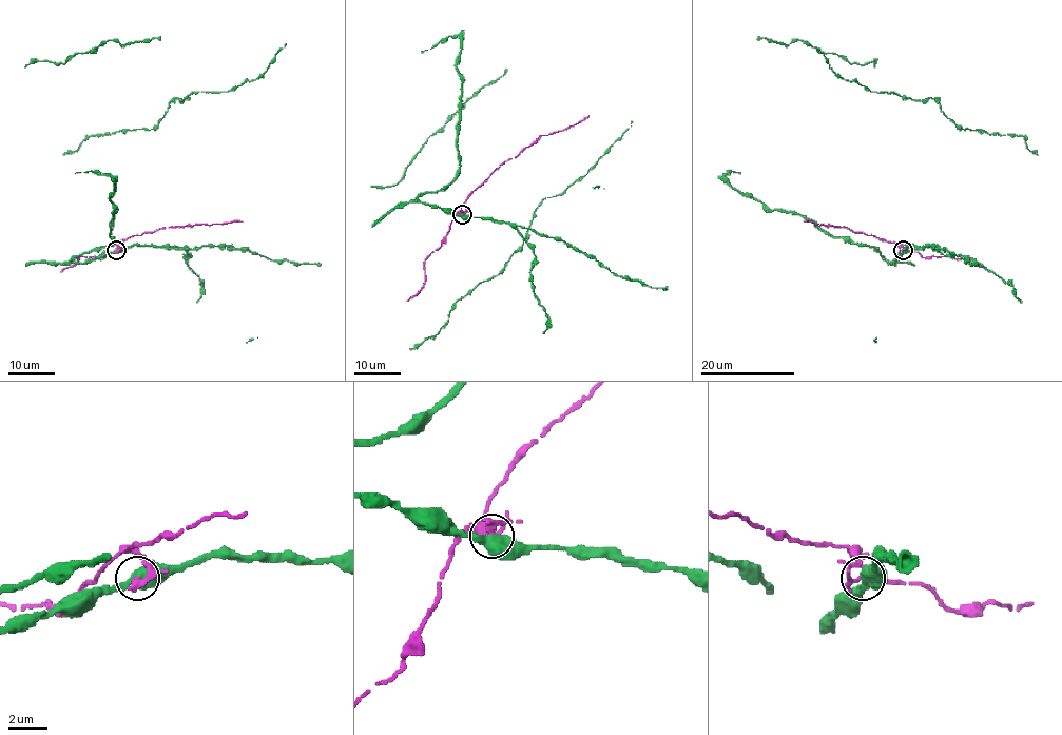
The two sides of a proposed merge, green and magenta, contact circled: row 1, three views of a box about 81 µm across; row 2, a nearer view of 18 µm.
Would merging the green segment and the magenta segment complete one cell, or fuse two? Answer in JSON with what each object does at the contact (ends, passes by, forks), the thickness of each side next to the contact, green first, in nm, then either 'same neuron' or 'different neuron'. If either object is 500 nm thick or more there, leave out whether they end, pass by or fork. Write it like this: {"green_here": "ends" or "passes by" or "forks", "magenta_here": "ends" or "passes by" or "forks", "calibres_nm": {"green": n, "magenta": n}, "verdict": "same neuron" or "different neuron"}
{"green_here": "passes by", "magenta_here": "ends", "calibres_nm": {"green": 440, "magenta": 360}, "verdict": "different neuron"}

